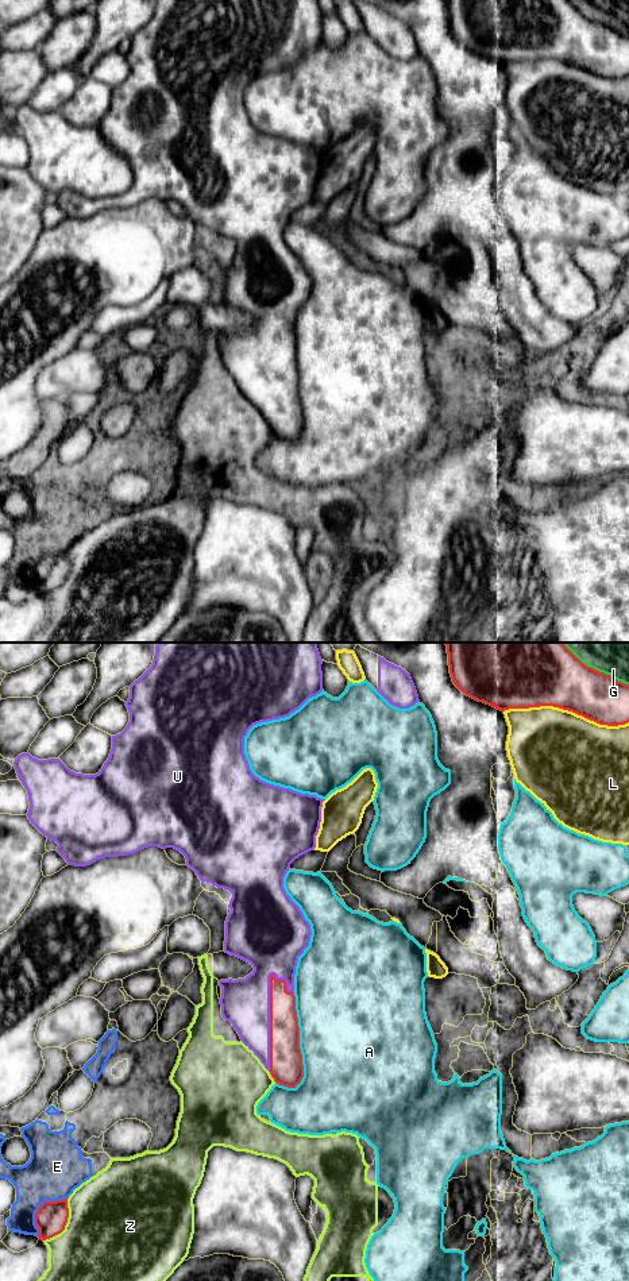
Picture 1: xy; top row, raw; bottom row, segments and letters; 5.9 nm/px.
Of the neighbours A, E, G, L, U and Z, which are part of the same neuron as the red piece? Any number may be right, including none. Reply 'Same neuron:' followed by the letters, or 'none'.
Same neuron: U

